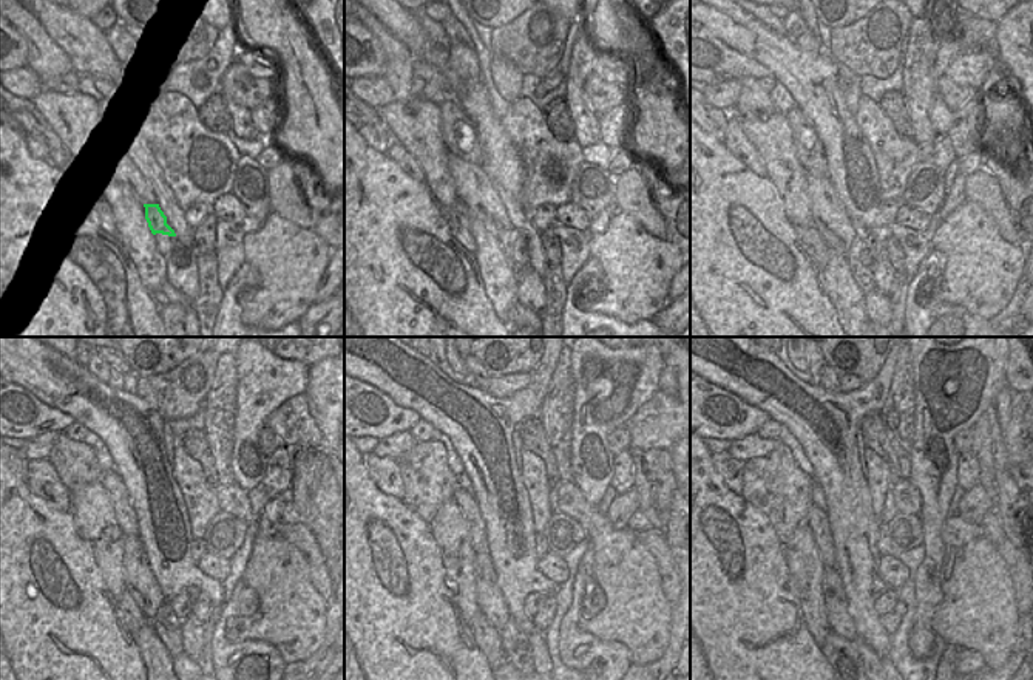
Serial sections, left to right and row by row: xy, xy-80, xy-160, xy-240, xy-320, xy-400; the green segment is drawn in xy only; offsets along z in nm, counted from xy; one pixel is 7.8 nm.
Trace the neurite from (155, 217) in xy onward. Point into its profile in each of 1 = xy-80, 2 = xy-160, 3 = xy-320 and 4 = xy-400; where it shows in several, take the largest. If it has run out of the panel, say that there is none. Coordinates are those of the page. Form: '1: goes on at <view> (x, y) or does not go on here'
1: goes on at xy-80 (507, 238)
2: goes on at xy-160 (863, 277)
3: goes on at xy-320 (516, 646)
4: goes on at xy-400 (863, 651)

